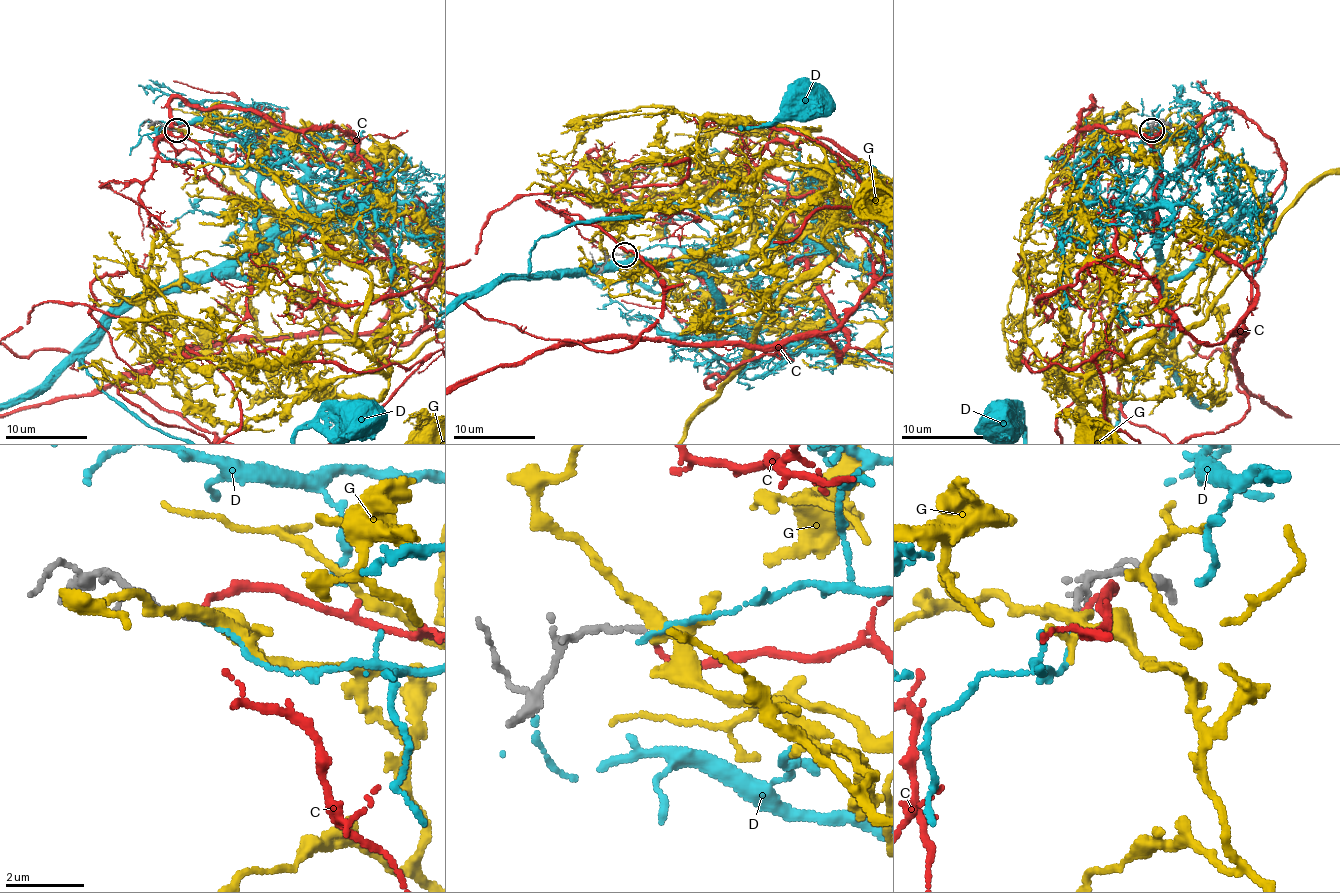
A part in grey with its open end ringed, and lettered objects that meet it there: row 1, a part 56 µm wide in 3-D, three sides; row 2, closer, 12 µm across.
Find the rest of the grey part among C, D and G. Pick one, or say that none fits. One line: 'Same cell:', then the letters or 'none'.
Same cell: C

